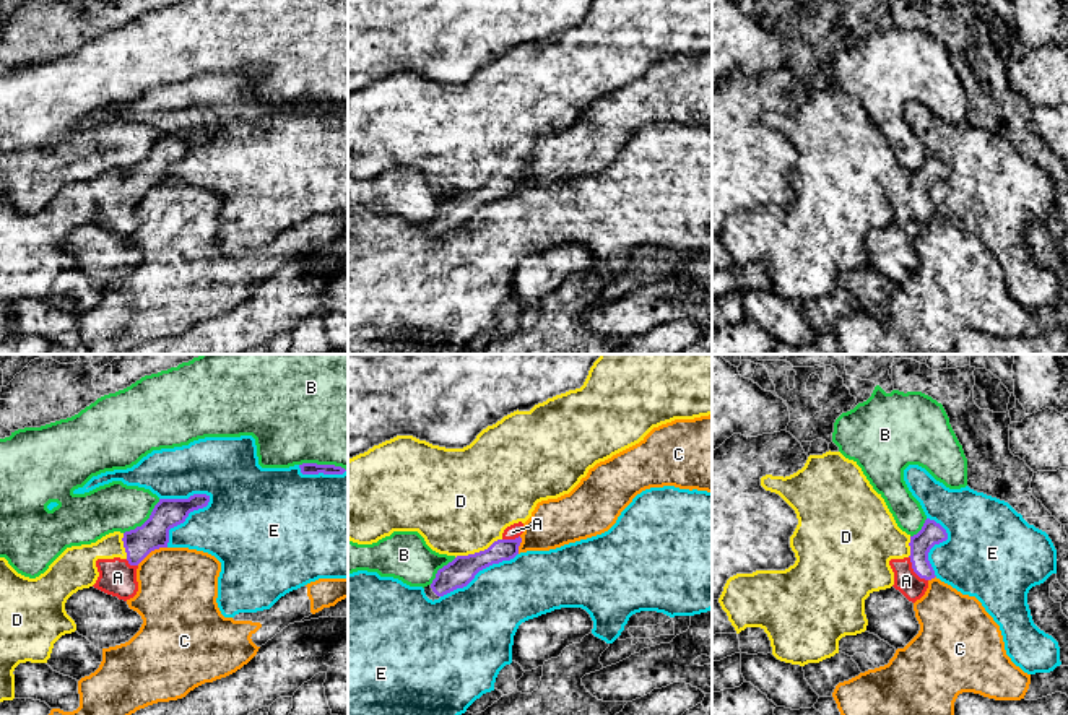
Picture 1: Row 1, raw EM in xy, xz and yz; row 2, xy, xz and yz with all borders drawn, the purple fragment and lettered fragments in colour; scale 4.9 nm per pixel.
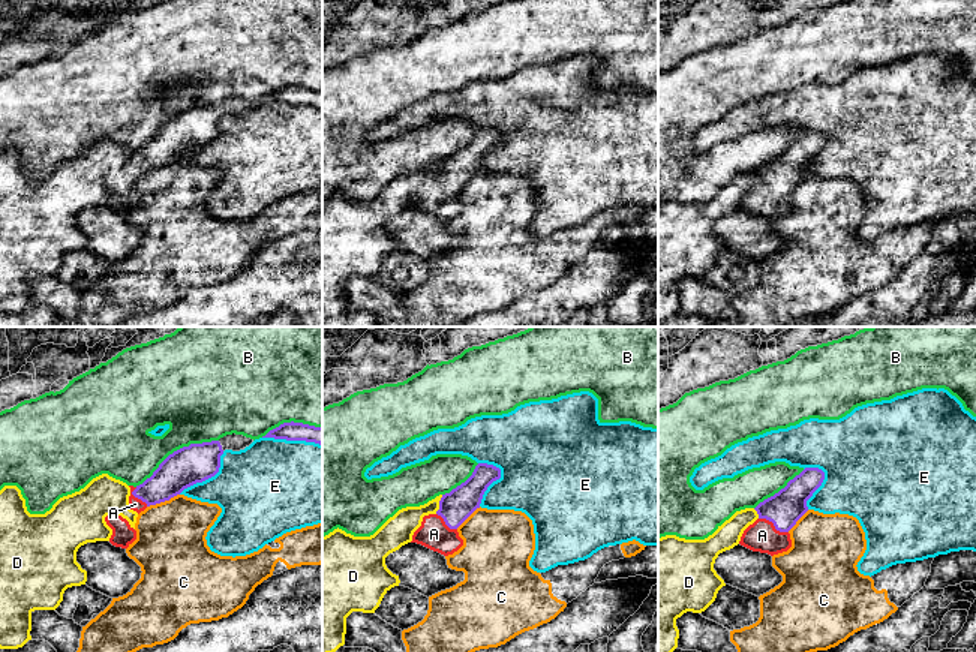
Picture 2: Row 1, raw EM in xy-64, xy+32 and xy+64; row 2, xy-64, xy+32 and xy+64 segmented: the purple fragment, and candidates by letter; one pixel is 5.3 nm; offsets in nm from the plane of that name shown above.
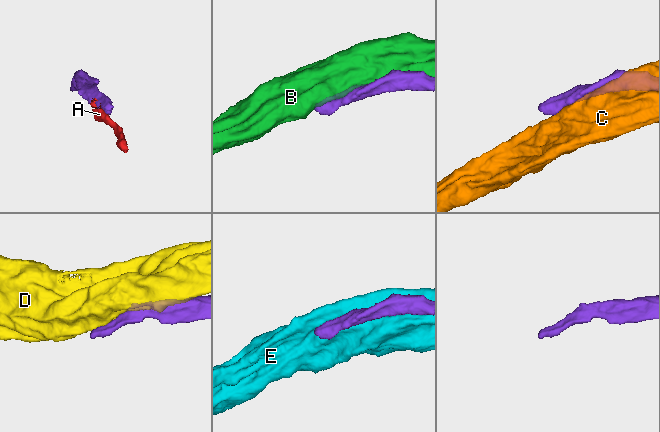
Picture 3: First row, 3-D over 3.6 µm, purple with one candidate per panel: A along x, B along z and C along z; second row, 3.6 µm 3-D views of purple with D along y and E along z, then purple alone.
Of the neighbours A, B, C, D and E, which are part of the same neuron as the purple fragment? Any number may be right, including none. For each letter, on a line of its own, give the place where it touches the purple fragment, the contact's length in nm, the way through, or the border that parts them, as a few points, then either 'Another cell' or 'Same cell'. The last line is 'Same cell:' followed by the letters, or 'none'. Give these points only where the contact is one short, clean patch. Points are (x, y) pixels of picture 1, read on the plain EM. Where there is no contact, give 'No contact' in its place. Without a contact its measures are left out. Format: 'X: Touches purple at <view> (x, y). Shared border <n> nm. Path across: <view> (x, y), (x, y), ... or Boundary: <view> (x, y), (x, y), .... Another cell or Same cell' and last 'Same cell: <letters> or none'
A: Touches purple at yz (914, 207). Shared border 160 nm. Path across: yz (932, 169), (919, 184), (914, 207), (906, 216). Same cell
B: Touches purple at xy (322, 101). Shared border 240 nm. Another cell
C: Touches purple at xy (151, 186). Shared border 180 nm. Another cell
D: Touches purple at xz (480, 187). Shared border 260 nm. Another cell
E: Touches purple at xy (186, 153). Shared border 340 nm. Another cell
Same cell: A

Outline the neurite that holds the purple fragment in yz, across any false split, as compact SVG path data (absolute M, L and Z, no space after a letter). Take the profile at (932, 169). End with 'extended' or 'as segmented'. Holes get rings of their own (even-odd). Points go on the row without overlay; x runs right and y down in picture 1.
M927 154L922 166L910 172L910 192L904 195L891 195L889 202L894 208L894 224L909 237L920 236L928 218L935 214L935 206L928 197L928 188L935 180L948 176L946 166L935 156Z; extended

